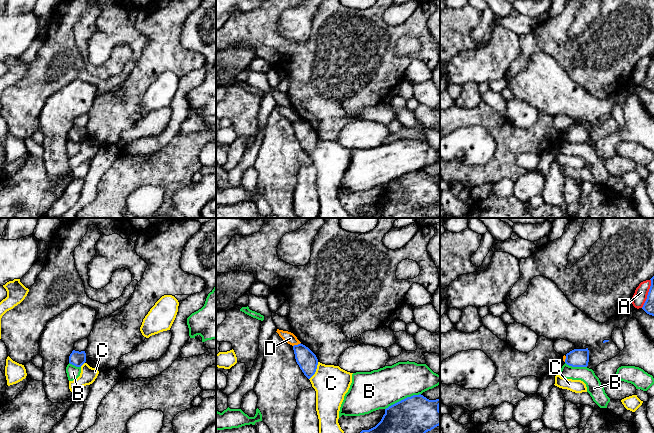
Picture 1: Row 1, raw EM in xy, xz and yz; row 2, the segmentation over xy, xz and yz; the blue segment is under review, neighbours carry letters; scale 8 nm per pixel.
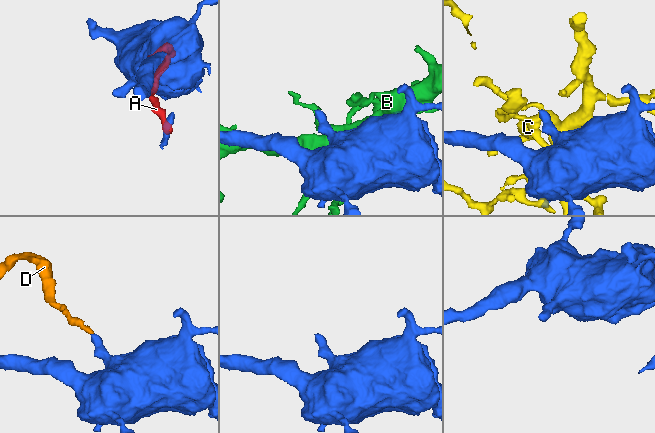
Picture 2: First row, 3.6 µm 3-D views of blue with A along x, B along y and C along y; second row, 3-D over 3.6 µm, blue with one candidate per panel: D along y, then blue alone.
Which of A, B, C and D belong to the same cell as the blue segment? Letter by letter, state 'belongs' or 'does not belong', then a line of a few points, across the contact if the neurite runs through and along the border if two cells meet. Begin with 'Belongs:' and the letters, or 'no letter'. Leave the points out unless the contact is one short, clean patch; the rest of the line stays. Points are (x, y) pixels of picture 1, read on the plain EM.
Belongs: no letter
A: does not belong
B: does not belong
C: does not belong
D: does not belong; line xz (300, 118), (293, 122)

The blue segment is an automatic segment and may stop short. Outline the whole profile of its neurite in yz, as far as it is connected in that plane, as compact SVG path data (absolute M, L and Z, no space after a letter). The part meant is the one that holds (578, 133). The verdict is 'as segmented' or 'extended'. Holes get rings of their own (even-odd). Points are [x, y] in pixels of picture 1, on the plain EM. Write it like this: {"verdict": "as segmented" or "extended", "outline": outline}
{"verdict": "as segmented", "outline": "M574 125L566 130L565 139L572 143L587 143L589 138L589 126Z"}

